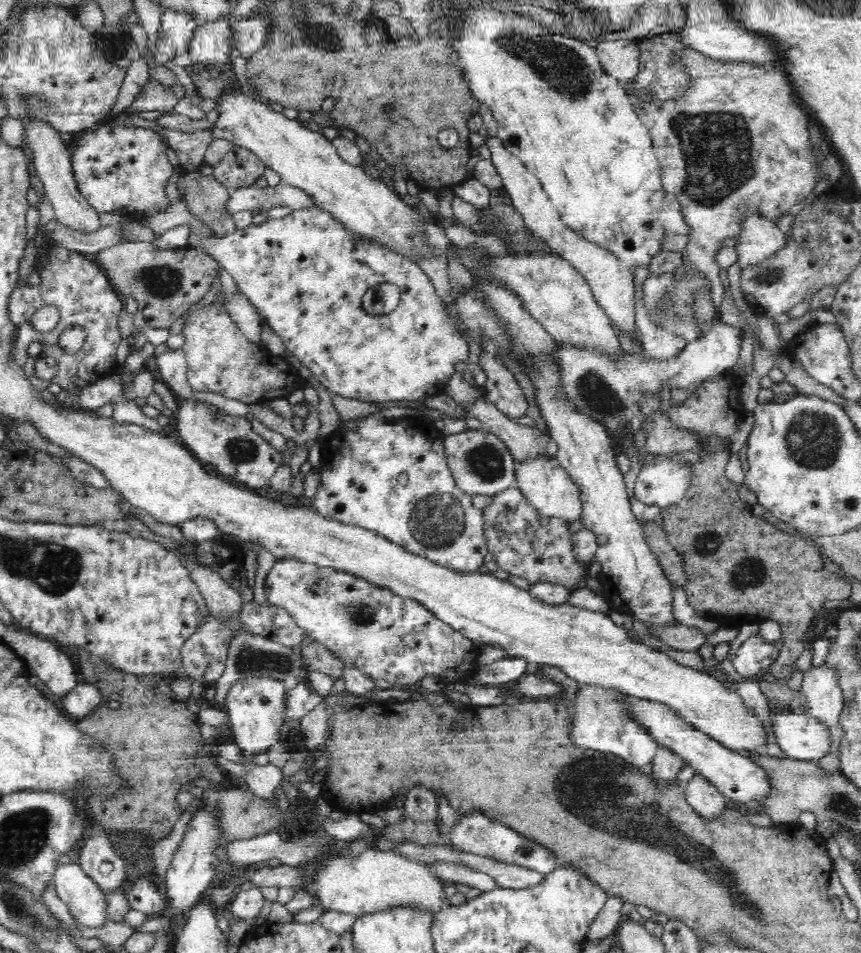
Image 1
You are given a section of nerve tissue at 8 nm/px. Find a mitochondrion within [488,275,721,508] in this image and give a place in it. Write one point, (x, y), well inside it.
(597, 394)

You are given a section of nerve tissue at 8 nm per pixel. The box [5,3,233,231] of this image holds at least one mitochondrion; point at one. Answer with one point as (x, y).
(36, 101)

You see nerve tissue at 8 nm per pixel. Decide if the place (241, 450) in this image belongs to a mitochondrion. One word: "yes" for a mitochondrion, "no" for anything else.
yes

